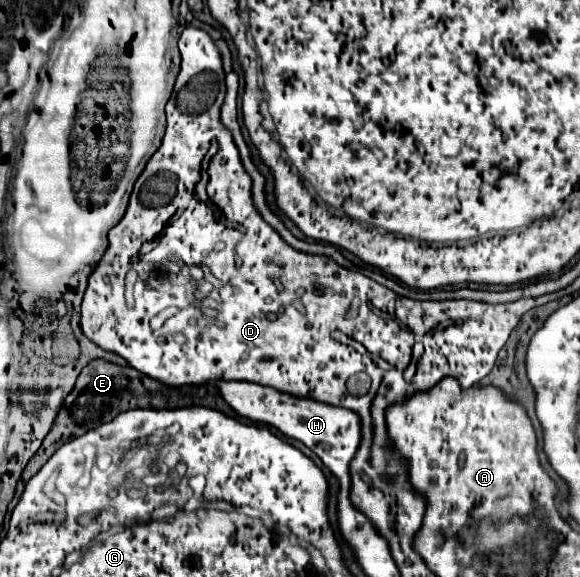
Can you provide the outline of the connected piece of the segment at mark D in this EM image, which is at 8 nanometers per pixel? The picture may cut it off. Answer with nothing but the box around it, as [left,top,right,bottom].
[82,27,556,549]

